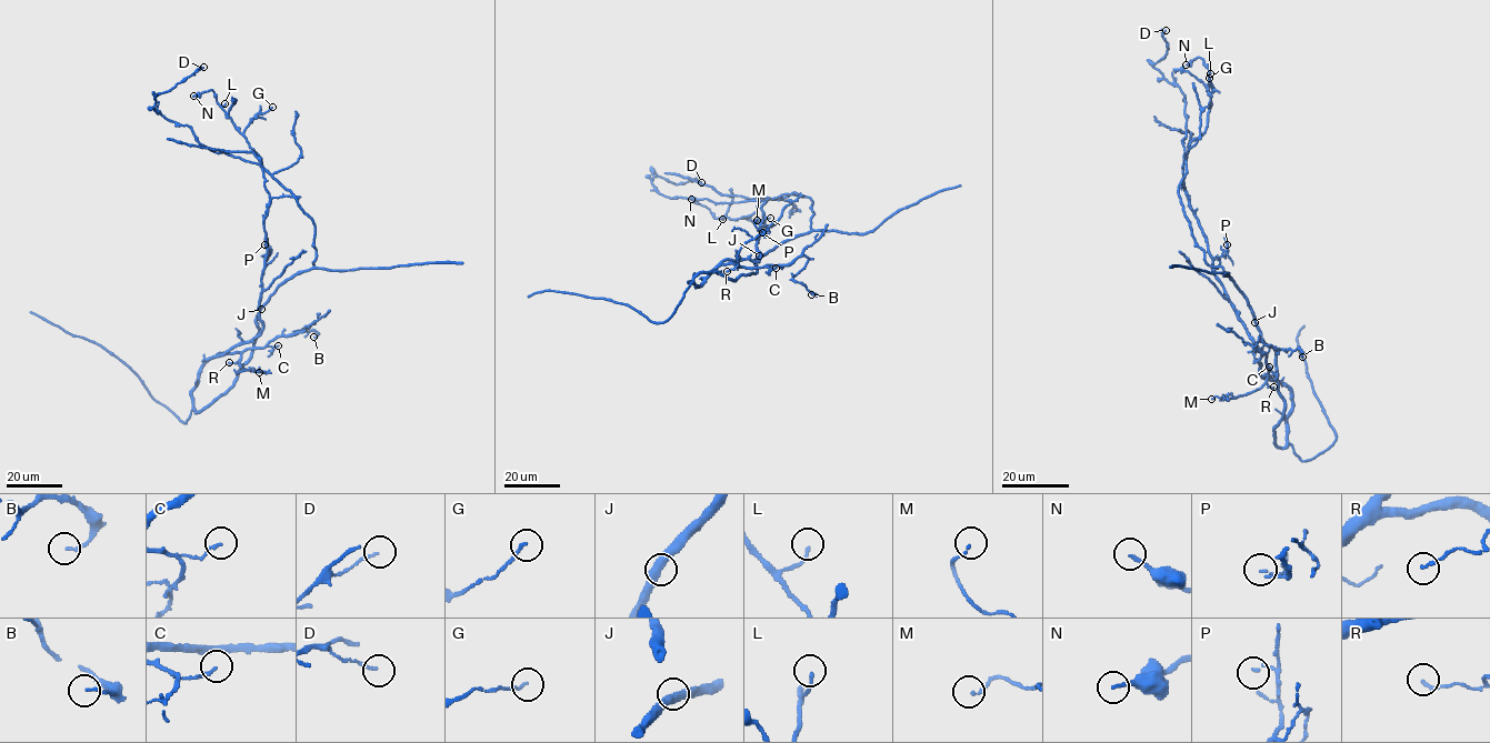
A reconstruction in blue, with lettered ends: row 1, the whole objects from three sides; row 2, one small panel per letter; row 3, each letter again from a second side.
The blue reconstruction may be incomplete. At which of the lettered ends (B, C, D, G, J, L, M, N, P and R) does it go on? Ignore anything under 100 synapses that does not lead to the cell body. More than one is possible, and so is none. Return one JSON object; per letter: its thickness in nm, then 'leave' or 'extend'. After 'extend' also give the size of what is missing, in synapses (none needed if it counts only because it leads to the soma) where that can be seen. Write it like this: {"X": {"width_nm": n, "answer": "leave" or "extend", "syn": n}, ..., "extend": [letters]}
{"B": {"width_nm": 110, "answer": "leave"}, "C": {"width_nm": 110, "answer": "leave"}, "D": {"width_nm": 110, "answer": "leave"}, "G": {"width_nm": 130, "answer": "leave"}, "J": {"width_nm": 420, "answer": "leave"}, "L": {"width_nm": 140, "answer": "leave"}, "M": {"width_nm": 120, "answer": "leave"}, "N": {"width_nm": 180, "answer": "leave"}, "P": {"width_nm": 110, "answer": "leave"}, "R": {"width_nm": 140, "answer": "leave"}, "extend": []}

